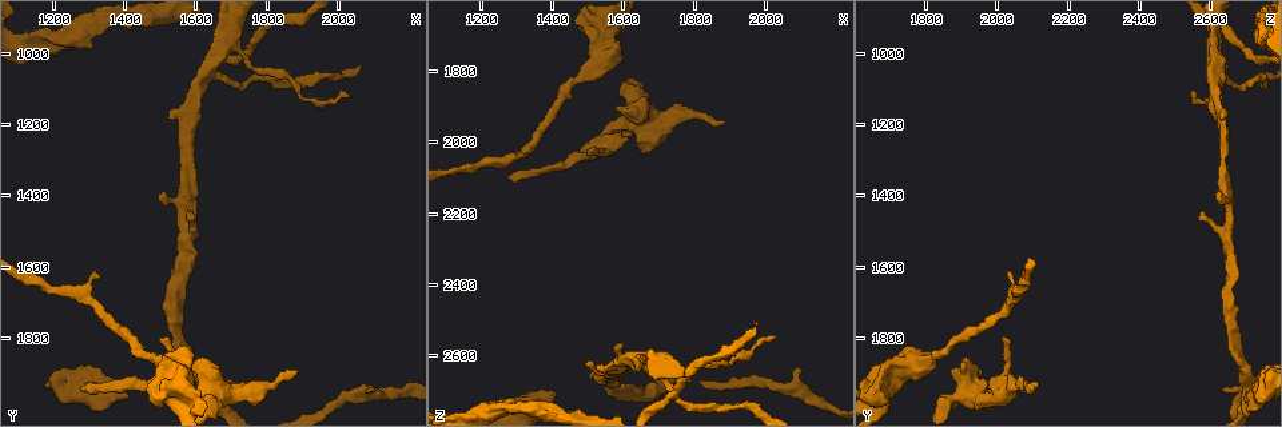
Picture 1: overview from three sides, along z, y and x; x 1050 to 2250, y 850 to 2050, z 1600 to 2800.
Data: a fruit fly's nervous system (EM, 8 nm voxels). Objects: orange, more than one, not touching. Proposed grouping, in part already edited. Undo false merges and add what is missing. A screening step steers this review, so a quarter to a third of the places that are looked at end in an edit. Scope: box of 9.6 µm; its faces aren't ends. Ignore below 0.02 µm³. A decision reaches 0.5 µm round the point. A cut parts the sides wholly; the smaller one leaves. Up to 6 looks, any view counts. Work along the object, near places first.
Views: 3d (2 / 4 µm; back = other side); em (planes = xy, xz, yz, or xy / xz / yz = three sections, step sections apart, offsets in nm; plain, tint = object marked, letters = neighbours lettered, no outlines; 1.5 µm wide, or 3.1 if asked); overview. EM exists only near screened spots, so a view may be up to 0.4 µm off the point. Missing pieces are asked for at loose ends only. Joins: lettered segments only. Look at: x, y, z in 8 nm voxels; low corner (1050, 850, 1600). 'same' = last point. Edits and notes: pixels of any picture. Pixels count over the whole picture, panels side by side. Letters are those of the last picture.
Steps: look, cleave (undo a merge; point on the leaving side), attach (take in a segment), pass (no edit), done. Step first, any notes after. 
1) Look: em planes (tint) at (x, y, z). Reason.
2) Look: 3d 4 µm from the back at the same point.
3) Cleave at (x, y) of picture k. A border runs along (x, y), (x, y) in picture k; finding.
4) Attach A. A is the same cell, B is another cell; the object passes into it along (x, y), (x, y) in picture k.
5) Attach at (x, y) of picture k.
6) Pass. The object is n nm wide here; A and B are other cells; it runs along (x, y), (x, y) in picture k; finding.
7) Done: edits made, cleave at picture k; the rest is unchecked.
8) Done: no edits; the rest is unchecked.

Look: 3d 4 µm at (1590, 1460, 2570). Branch stops here.

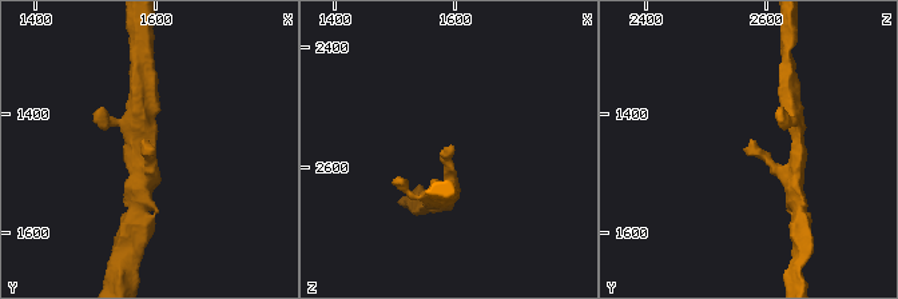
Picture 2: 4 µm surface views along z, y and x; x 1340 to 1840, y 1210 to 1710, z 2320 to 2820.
Look: em xz step 4 (letters) at (1595, 1460, 2565).

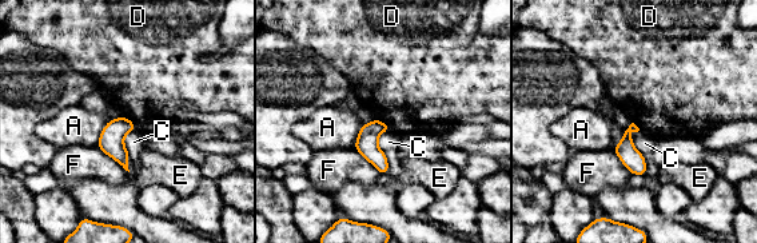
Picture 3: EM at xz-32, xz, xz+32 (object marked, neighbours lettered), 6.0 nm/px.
Look: em planes (letters) at the same point. Another direction.

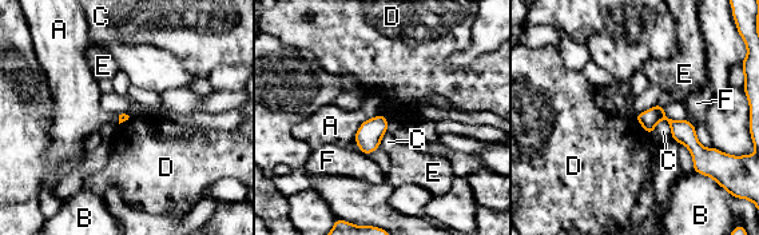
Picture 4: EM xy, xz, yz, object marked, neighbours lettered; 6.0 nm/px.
Pass. A, B, C, D, E and F are other cells; it runs along (640, 116), (666, 118), (707, 159) in picture 4; no lettered segment goes on from it.

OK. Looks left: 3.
Look: em planes (letters) at (1530, 1180, 2630). Branch stops here.

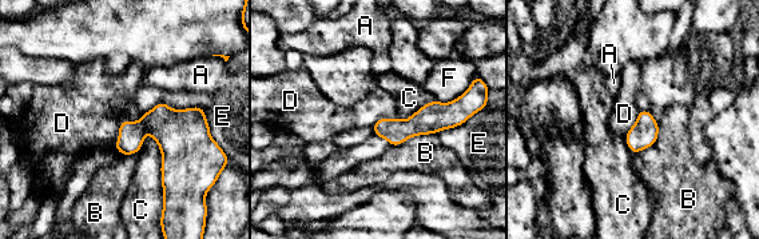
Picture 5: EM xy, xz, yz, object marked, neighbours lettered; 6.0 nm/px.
Pass. The object is 150 nm wide here; A, B, C, D, E and F are other cells; it runs along (456, 112), (405, 130), (377, 130) in picture 5; no lettered segment goes on from it.

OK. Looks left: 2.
Look: 3d 4 µm from the back at (1880, 1900, 1950). An open end.

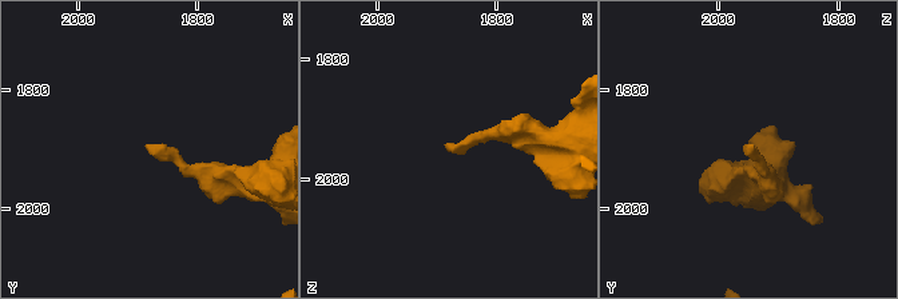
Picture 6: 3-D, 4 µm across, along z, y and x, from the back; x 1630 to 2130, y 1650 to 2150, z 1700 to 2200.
Look: em planes (letters) at (1885, 1900, 1945). Shape alone is not enough.

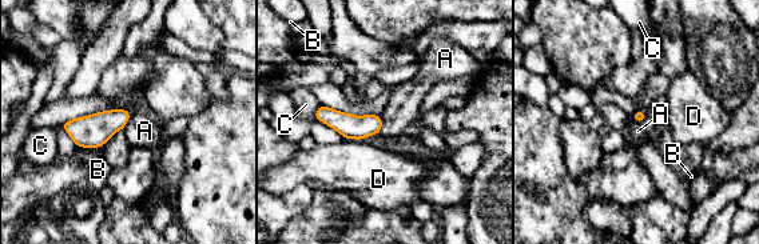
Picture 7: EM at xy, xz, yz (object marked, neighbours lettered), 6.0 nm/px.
Pass. A, B, C and D are other cells; a border runs along (648, 115), (640, 122), (632, 119) in picture 7; no lettered segment goes on from it.

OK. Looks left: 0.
Done: no edits; the rest is unchecked.

